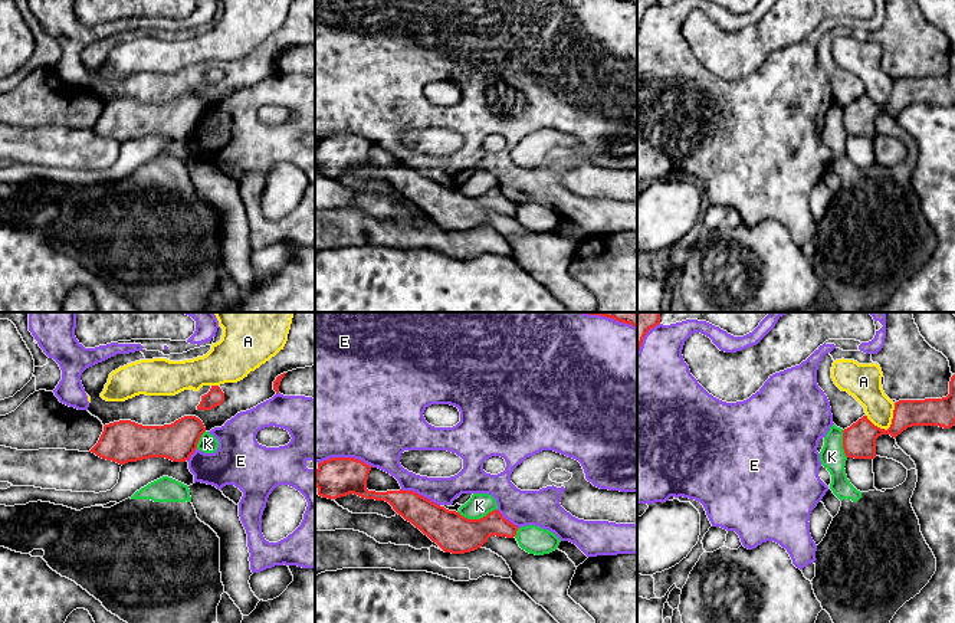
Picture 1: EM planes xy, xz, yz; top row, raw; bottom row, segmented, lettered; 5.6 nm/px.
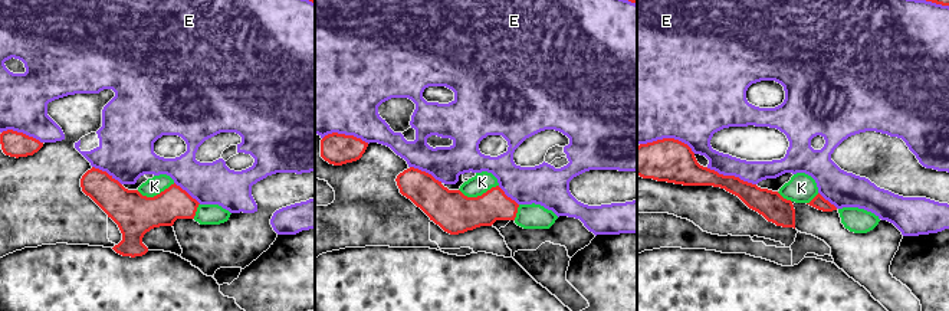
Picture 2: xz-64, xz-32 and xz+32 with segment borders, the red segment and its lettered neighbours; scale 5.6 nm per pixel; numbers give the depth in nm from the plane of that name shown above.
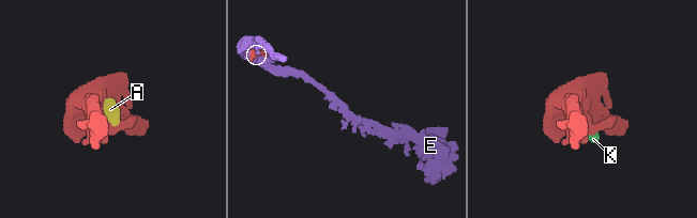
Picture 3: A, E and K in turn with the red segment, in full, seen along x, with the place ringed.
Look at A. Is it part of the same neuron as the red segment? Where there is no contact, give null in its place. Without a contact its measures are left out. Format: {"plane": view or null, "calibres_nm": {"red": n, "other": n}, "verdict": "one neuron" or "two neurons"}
{"plane": "yz", "calibres_nm": {"red": 190, "other": 170}, "verdict": "two neurons"}

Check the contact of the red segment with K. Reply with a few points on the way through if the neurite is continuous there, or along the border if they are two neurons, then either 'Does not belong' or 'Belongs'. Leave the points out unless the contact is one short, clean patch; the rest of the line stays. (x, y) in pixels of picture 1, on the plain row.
Does not belong

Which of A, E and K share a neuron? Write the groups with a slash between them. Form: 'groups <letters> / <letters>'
groups A E / K

